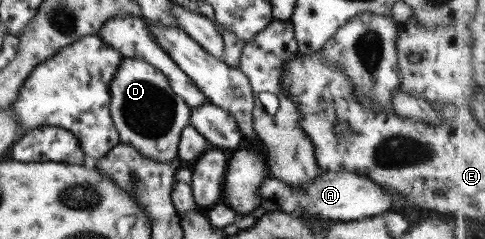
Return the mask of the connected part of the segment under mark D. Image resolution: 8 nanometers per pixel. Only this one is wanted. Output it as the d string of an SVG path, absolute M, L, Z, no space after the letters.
M124 58L115 77L113 77L113 81L109 83L109 90L111 90L111 117L113 125L119 132L120 143L137 148L141 156L157 160L157 162L177 163L179 161L178 145L181 132L189 124L191 108L183 101L183 98L179 98L172 90L166 75L143 59Z

